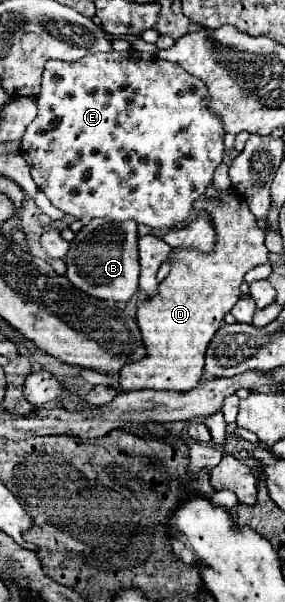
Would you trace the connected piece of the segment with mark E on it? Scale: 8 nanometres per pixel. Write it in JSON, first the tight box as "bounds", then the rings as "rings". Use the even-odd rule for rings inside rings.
{"bounds":[21,52,223,228],"rings":[[[107,52],[107,54],[87,54],[85,58],[77,62],[61,62],[61,60],[49,60],[45,64],[43,72],[43,86],[37,98],[37,118],[27,126],[23,138],[21,138],[21,154],[31,166],[31,176],[39,190],[51,200],[53,206],[63,210],[65,214],[71,214],[83,222],[89,222],[91,218],[109,218],[113,222],[121,220],[137,220],[137,224],[145,224],[149,228],[171,228],[171,224],[177,224],[185,220],[191,210],[193,202],[203,196],[209,182],[213,180],[215,168],[223,160],[223,134],[221,120],[217,120],[209,110],[209,94],[203,80],[197,76],[187,74],[179,64],[165,62],[165,60],[129,60],[129,54],[121,52]]]}

